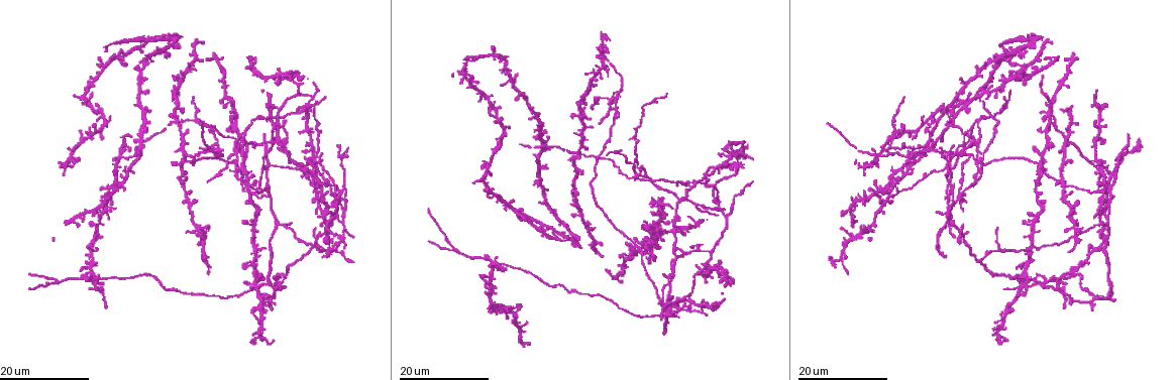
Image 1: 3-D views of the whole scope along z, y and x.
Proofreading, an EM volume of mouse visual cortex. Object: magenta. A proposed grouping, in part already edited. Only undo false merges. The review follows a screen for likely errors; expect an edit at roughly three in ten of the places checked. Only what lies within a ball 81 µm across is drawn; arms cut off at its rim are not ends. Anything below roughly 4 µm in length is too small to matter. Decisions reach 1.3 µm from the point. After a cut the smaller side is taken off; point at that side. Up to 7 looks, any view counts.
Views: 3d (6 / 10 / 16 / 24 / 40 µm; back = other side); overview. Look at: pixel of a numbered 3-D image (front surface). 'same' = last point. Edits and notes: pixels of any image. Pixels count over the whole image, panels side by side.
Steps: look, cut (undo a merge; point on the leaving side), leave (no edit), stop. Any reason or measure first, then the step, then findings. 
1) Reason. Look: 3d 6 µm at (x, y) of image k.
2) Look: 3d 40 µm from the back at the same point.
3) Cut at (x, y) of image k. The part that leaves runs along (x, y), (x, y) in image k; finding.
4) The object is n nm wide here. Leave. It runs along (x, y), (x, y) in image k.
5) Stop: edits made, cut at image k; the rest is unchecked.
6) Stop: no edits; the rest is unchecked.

Three arms meet. Look: 3d 16 µm at (267, 189) of image 1.

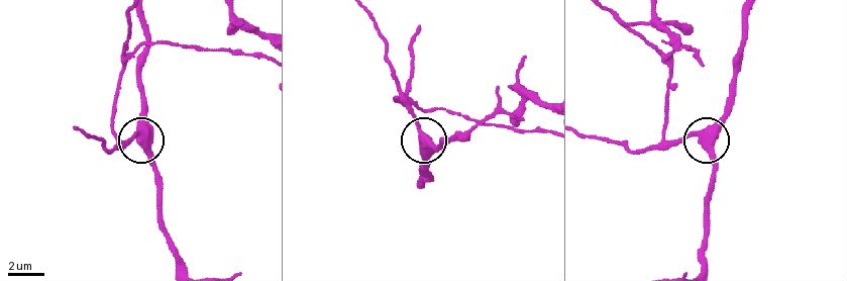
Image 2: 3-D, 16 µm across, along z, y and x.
Look: 3d 6 µm at (150, 139) of image 2.

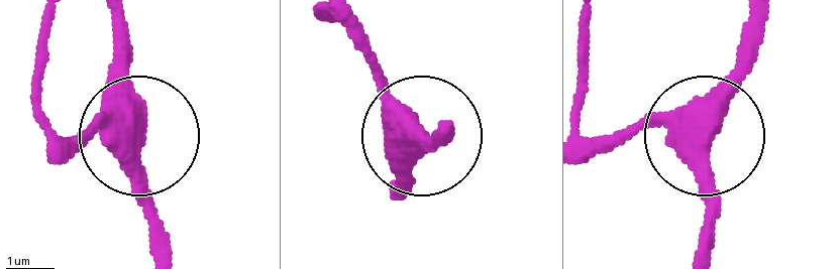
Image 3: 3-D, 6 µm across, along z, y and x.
The object is 450 nm wide here. Leave. It runs along (48, 165), (97, 129), (141, 129), (129, 24) in image 3; one neuron here.

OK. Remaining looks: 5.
Arms part here. Look: 3d 24 µm at (1046, 169) of image 1.

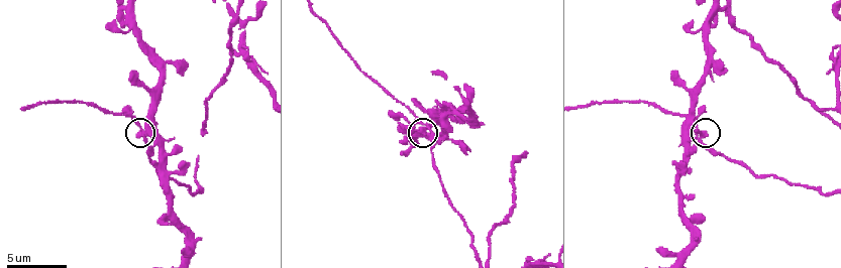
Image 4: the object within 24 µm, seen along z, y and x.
Closer look. Look: 3d 6 µm at (139, 132) of image 4.

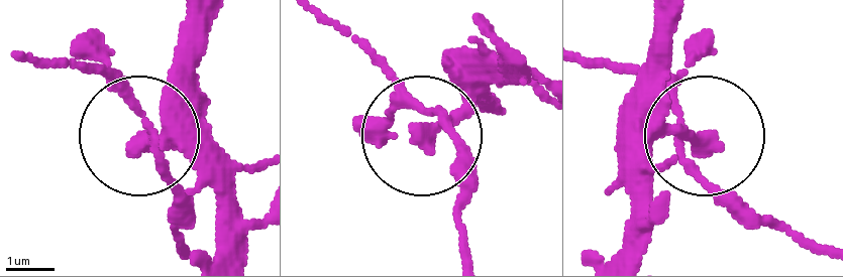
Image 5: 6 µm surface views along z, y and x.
3 arms meet here. Leave. Continuous, no second neuron.

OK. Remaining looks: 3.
Looks like a crossing. Look: 3d 24 µm at (93, 279) of image 1.

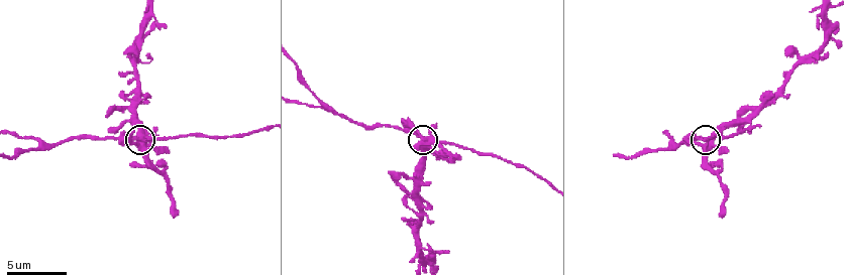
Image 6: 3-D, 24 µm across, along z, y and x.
Look: 3d 10 µm at the same point.

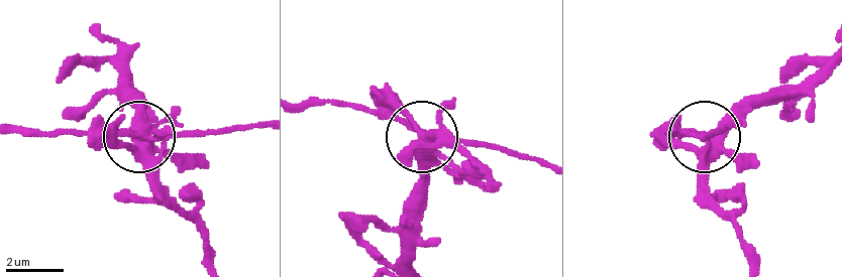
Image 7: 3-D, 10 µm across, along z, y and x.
The side arm is 22 µm long; 5 arms meet here. Leave. All the same neuron.

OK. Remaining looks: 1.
Side arm on a straight run. Look: 3d 16 µm at (670, 140) of image 6.

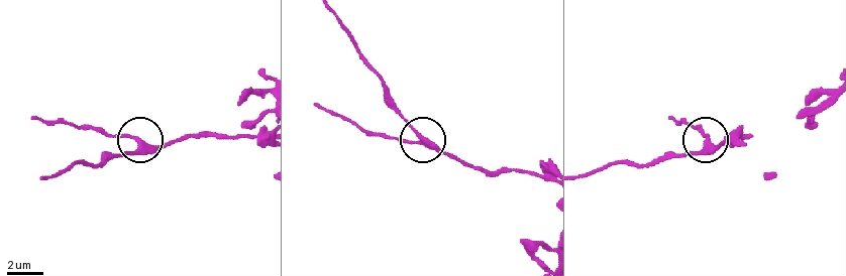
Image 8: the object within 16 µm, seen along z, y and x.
3 arms meet here. Leave. It runs along (546, 180), (528, 172), (487, 172), (419, 141), (371, 136) in image 8; continuous, no second neuron.

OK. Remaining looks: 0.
Stop: no edits; the rest is unchecked.

